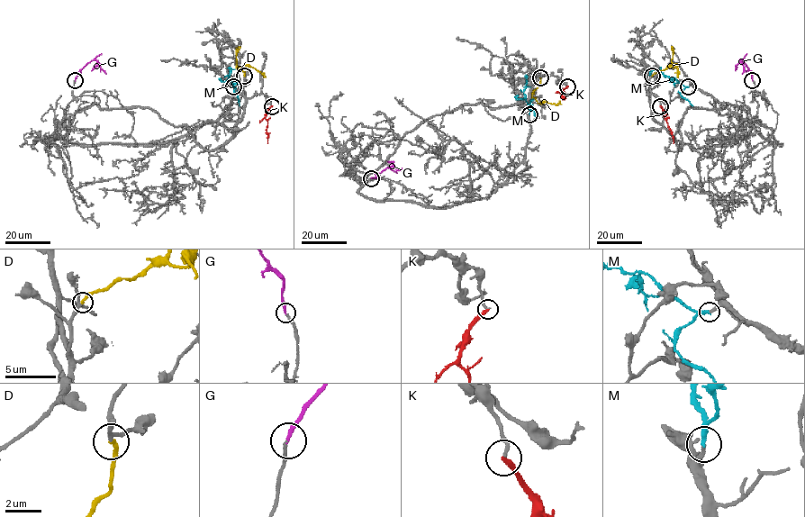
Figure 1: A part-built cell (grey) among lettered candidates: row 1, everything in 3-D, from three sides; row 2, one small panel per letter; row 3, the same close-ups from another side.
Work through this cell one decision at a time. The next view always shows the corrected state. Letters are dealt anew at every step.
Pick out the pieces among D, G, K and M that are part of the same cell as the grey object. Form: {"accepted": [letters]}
{"accepted": ["D", "G", "M"]}

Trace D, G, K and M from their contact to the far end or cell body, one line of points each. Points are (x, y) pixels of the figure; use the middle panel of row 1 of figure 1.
D: (539, 78), (533, 97), (539, 104), (561, 104)
G: (370, 178), (392, 166), (396, 169), (402, 168)
K: (567, 86), (561, 91), (563, 99)
M: (529, 114), (524, 94), (525, 77)

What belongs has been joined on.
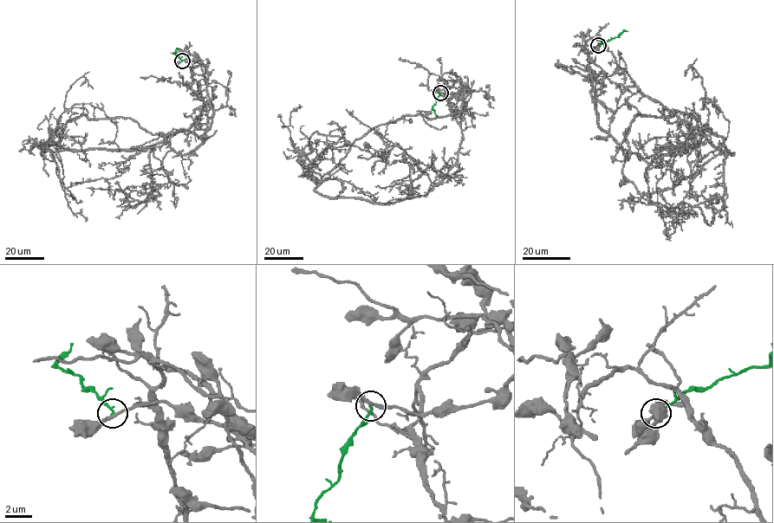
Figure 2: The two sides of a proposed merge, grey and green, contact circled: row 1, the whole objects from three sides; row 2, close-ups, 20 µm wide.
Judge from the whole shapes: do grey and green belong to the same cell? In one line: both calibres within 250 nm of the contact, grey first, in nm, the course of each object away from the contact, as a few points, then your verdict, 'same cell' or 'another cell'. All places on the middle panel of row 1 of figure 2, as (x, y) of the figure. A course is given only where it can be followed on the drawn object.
calibres 220 and 190 nm; course grey (440, 93), (471, 91), (456, 113), (404, 115), (369, 130), (321, 177), (300, 156), (317, 132), (388, 163); course green (440, 93), (432, 107), (438, 117); another cell

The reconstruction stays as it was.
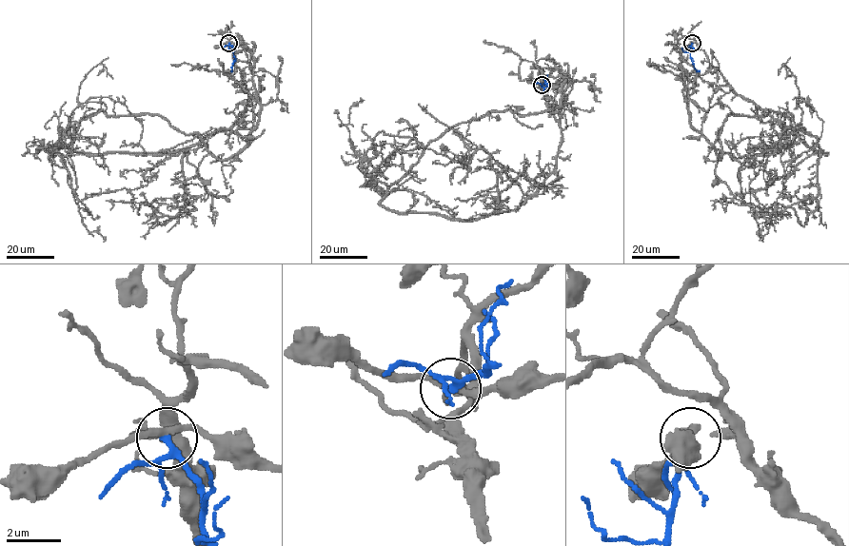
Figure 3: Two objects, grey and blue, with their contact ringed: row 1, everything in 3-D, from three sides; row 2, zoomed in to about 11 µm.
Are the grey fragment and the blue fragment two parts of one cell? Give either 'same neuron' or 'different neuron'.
different neuron

